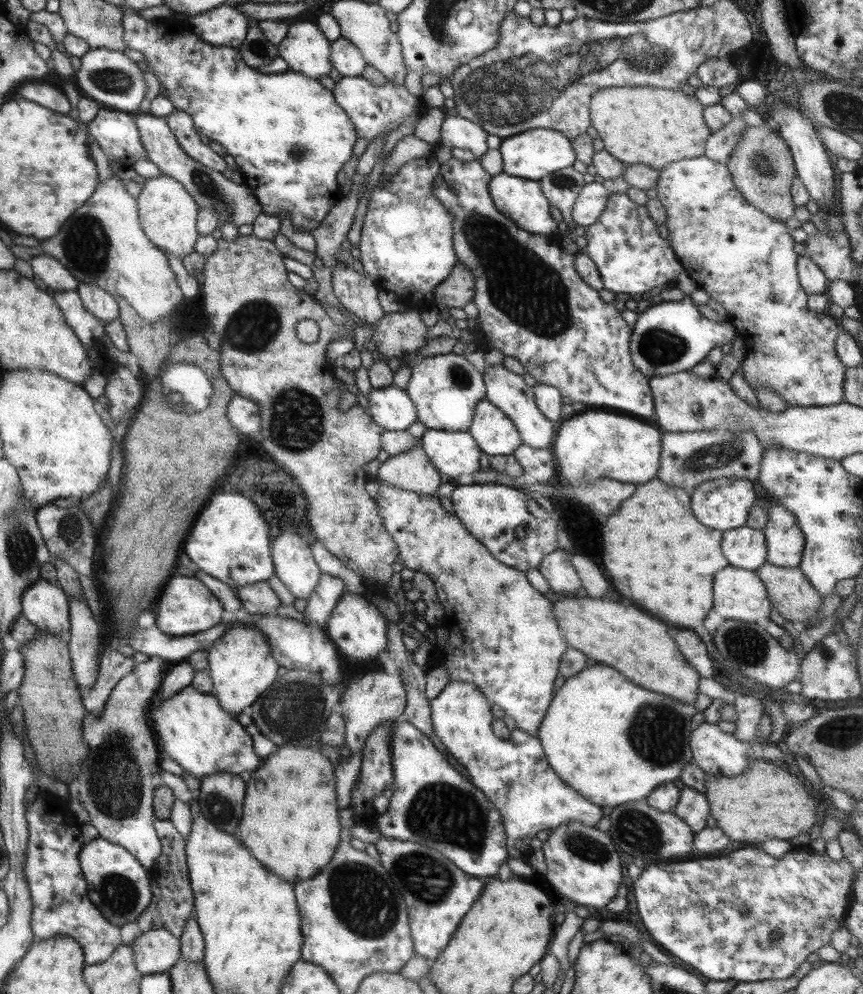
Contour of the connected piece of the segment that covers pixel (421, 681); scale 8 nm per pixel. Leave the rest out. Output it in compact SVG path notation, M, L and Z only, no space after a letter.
M386 623L387 656L394 663L405 695L405 706L398 720L407 721L430 739L432 724L430 719L430 702L425 697L426 678L424 668L414 664L412 654L401 643L402 628L400 624Z

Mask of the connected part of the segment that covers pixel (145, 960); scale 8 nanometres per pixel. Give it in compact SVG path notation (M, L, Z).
M163 928L141 932L132 948L133 964L139 974L167 973L180 960L180 940Z

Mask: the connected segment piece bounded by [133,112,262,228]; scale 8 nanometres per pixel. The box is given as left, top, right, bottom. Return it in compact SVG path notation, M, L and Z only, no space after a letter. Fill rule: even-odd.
M137 112L133 115L140 136L141 144L146 150L146 158L151 160L160 173L173 178L175 183L181 184L183 190L190 194L198 207L211 208L218 218L218 226L223 223L234 222L239 228L242 224L251 226L253 219L262 213L251 189L243 183L237 184L225 179L221 173L204 168L203 164L189 158L175 140L163 117L155 117L148 113Z

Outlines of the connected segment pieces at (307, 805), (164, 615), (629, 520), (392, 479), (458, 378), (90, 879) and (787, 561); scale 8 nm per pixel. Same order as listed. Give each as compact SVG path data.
M277 747L262 762L251 771L245 783L238 840L263 866L267 866L267 870L273 874L277 872L279 878L295 884L317 874L331 860L340 839L334 766L315 747Z
M173 573L157 597L157 616L155 626L169 636L187 636L207 630L219 624L221 616L221 603L211 595L211 592L194 577L188 578Z
M656 476L638 484L635 494L623 500L615 514L611 514L603 526L603 568L613 582L619 582L629 590L629 598L645 608L647 612L665 618L667 622L679 624L693 630L701 636L712 660L721 660L721 655L711 644L712 636L703 628L703 620L711 608L711 580L717 570L728 565L720 550L721 535L719 530L709 530L701 526L691 510L691 497L680 488L663 484Z
M419 443L407 452L380 463L376 479L380 484L402 488L415 494L436 496L441 484L438 470L429 462Z
M460 352L423 357L411 367L410 378L404 389L416 412L417 423L423 429L465 432L472 421L475 405L485 398L485 385L480 374Z
M96 837L86 840L78 854L78 861L87 883L87 898L113 926L136 922L136 918L147 908L152 898L147 870L122 846L107 839Z
M775 502L764 504L767 524L763 526L766 562L773 566L797 567L801 561L804 536L791 512Z

